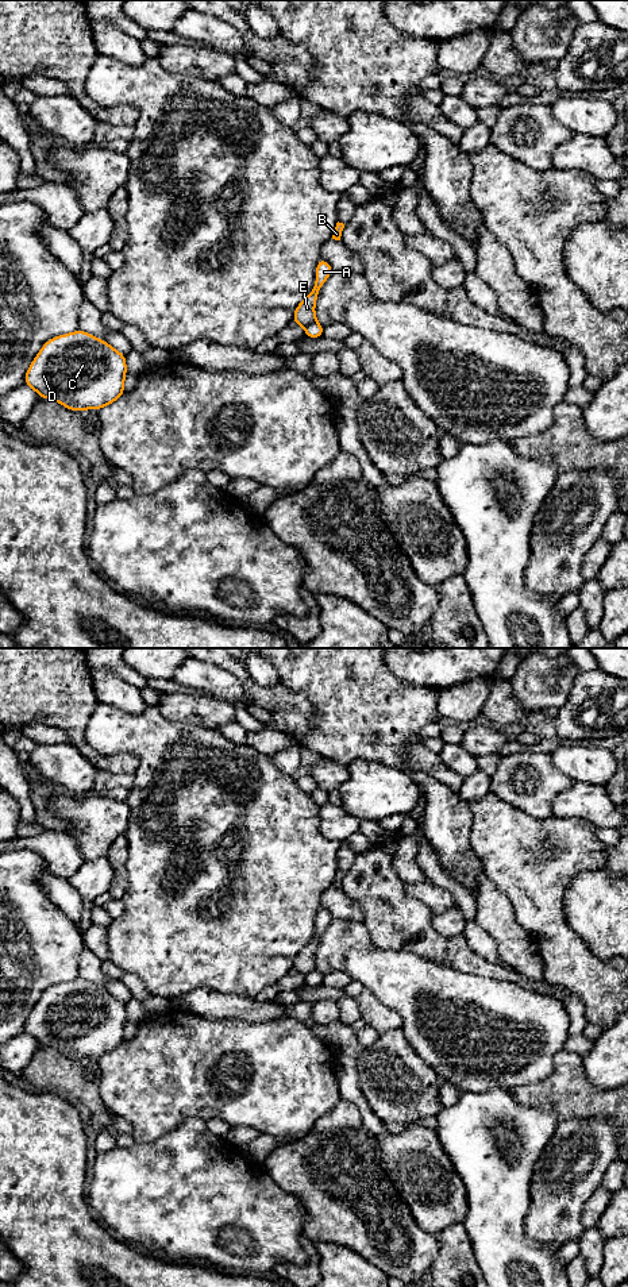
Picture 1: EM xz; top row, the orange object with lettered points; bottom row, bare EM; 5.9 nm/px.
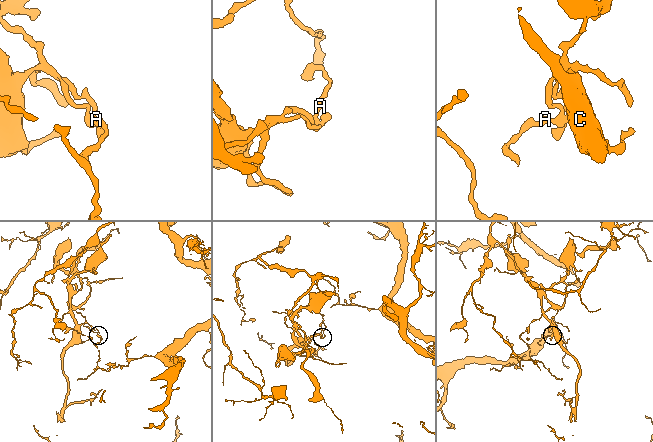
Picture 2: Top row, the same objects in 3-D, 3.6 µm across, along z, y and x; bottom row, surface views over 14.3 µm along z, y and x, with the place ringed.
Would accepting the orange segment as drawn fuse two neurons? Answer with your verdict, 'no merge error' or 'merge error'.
merge error

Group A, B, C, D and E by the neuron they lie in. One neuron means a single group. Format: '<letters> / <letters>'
A B E / C D

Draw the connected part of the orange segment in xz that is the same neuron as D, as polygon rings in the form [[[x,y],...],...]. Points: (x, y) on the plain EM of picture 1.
[[[76,978],[42,994],[24,1032],[41,1047],[58,1049],[70,1059],[99,1059],[123,1044],[126,1021],[124,1002]]]

